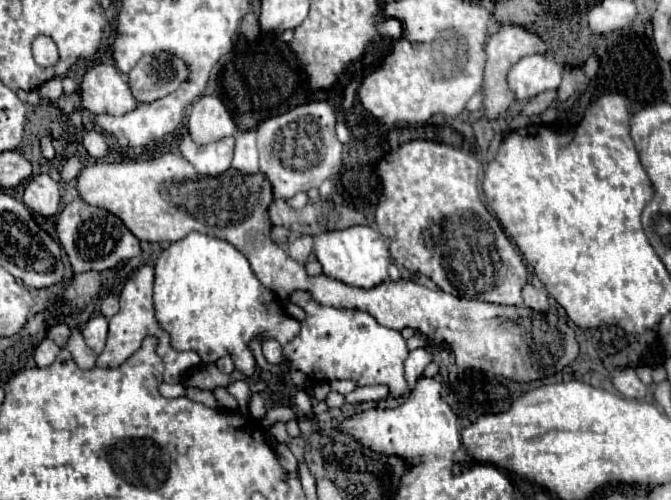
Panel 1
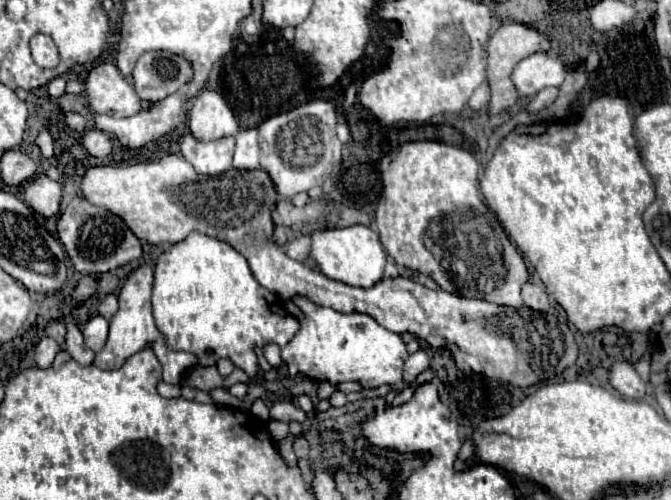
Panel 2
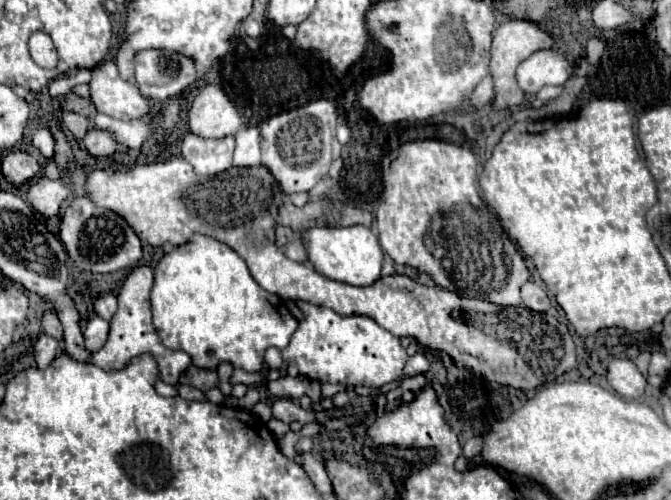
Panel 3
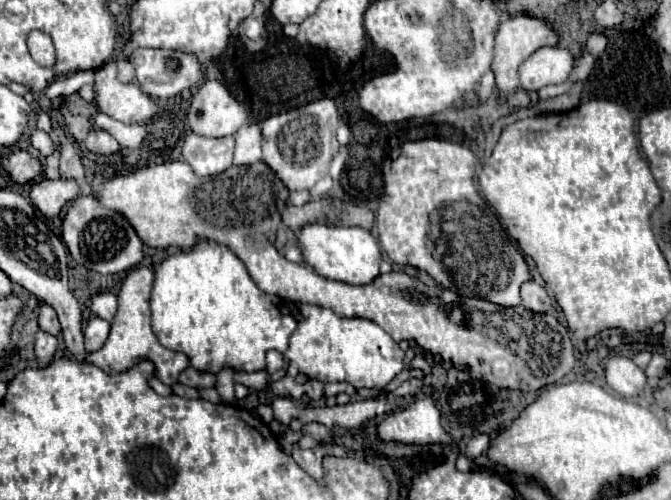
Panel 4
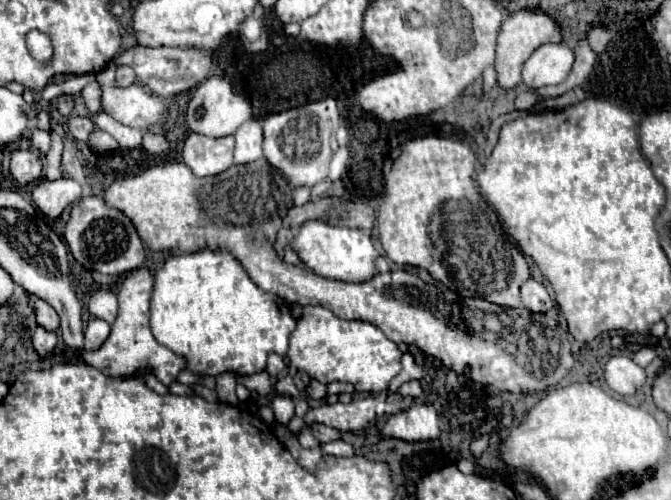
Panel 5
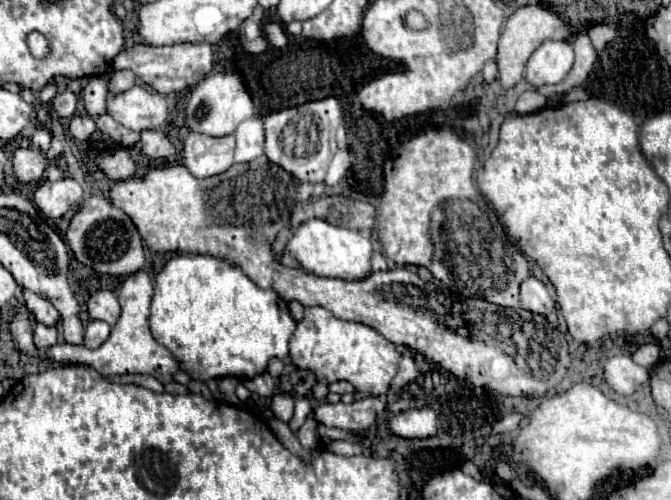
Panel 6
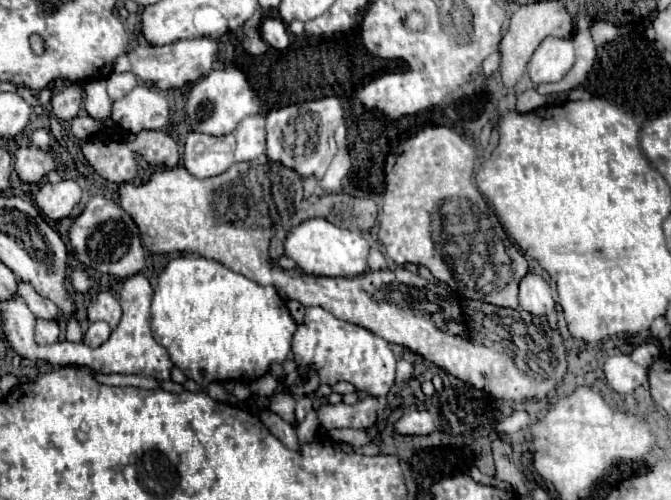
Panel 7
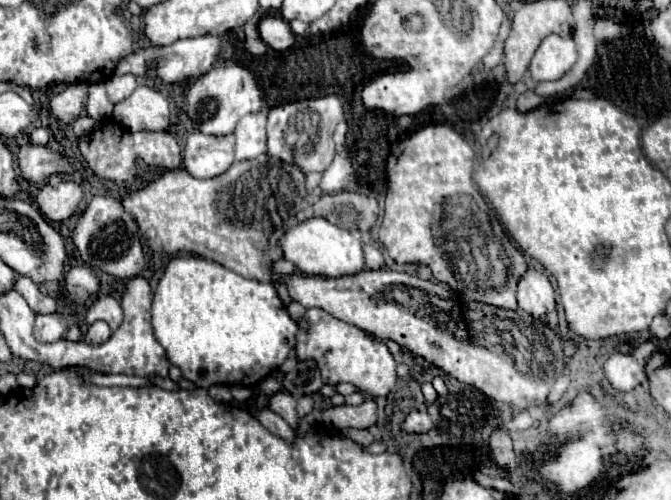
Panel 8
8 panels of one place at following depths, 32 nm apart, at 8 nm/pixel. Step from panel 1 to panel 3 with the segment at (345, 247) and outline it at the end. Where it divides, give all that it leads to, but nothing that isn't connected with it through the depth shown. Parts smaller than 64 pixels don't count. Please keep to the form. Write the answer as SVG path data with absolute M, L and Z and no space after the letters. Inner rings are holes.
M314 226L302 234L302 242L306 244L308 262L316 272L330 280L346 282L352 286L370 286L380 278L384 254L378 244L378 236L372 234L370 228L364 226L348 226L348 228L326 228Z

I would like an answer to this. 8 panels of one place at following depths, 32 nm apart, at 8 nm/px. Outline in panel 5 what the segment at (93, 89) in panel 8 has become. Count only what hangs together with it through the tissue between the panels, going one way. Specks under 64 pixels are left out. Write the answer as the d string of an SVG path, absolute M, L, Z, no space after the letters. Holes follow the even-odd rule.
M92 80L90 84L86 84L80 94L82 94L82 98L84 98L90 114L102 112L102 86L96 80Z

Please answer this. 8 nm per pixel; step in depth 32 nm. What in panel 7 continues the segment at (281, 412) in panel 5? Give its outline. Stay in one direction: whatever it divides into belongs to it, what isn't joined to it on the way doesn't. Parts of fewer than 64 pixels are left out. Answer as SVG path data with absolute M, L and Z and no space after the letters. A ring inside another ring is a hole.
M280 390L276 392L272 398L270 398L270 410L274 414L278 414L282 420L286 420L288 424L296 424L296 416L294 416L294 406L296 406L296 400L290 392L286 390Z

